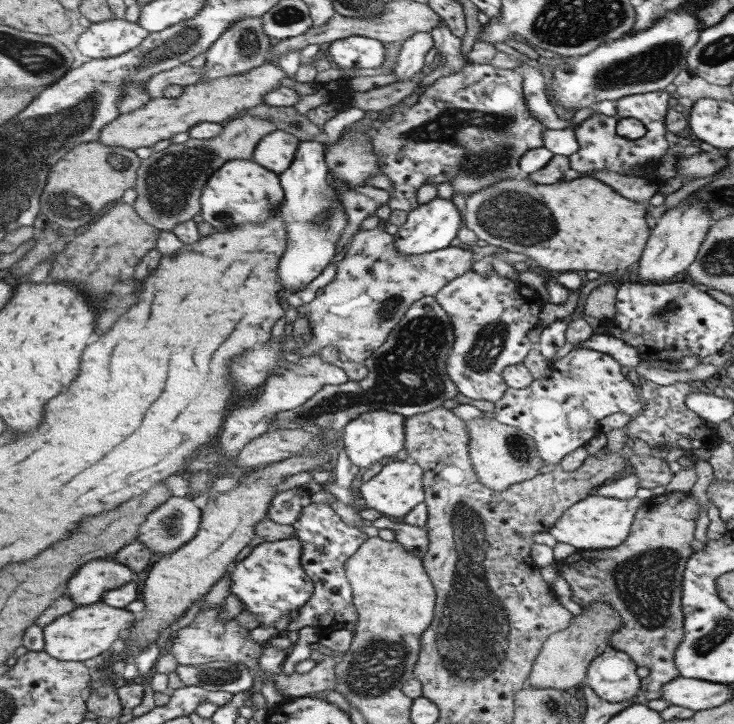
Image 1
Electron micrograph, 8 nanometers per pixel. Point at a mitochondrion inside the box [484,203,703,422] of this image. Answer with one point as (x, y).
(669, 308)

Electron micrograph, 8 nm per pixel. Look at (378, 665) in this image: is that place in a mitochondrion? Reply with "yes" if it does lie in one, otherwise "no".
yes

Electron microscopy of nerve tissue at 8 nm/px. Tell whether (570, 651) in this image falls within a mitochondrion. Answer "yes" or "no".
no

